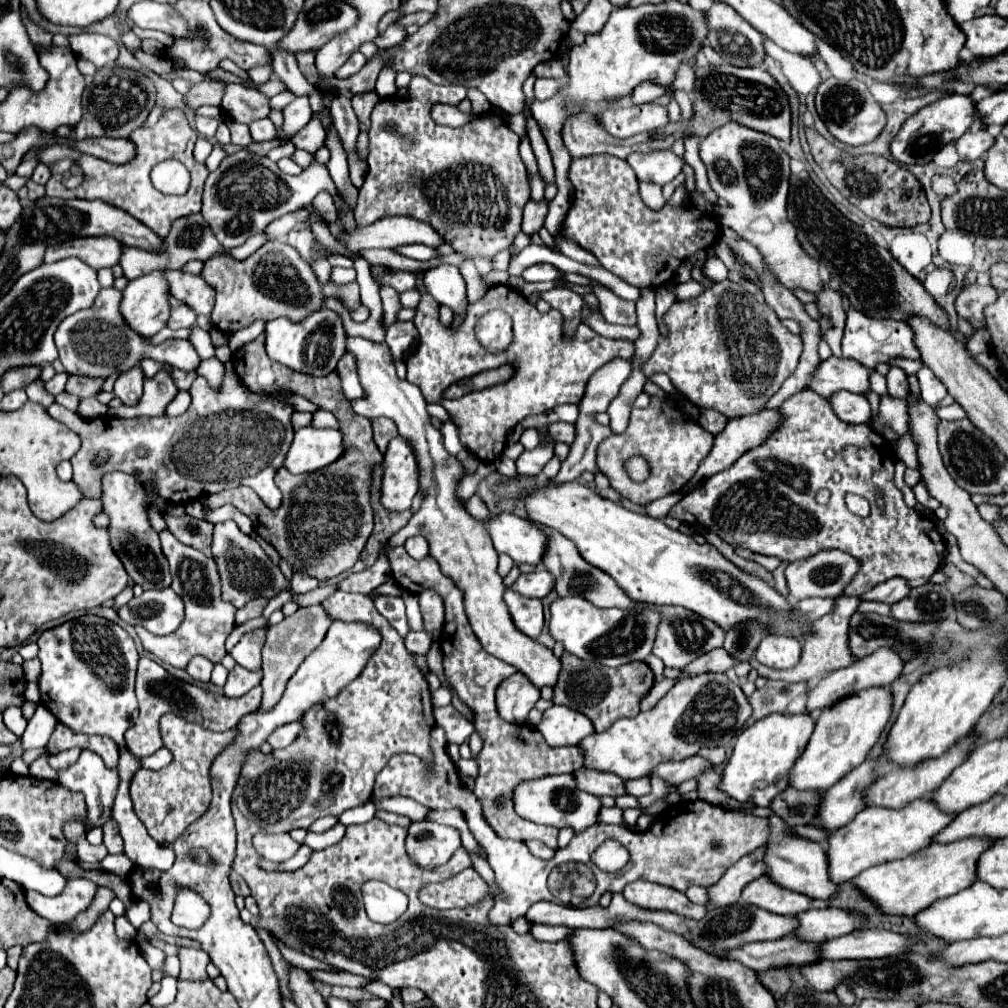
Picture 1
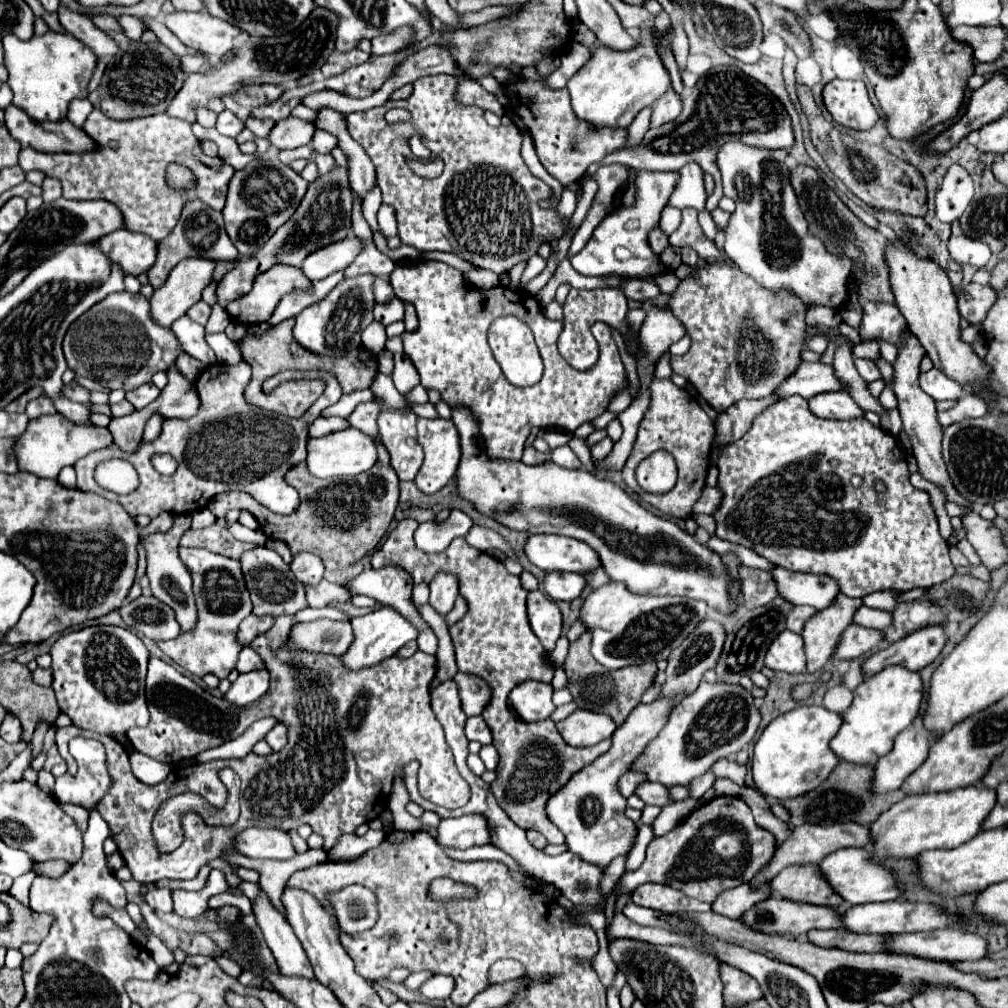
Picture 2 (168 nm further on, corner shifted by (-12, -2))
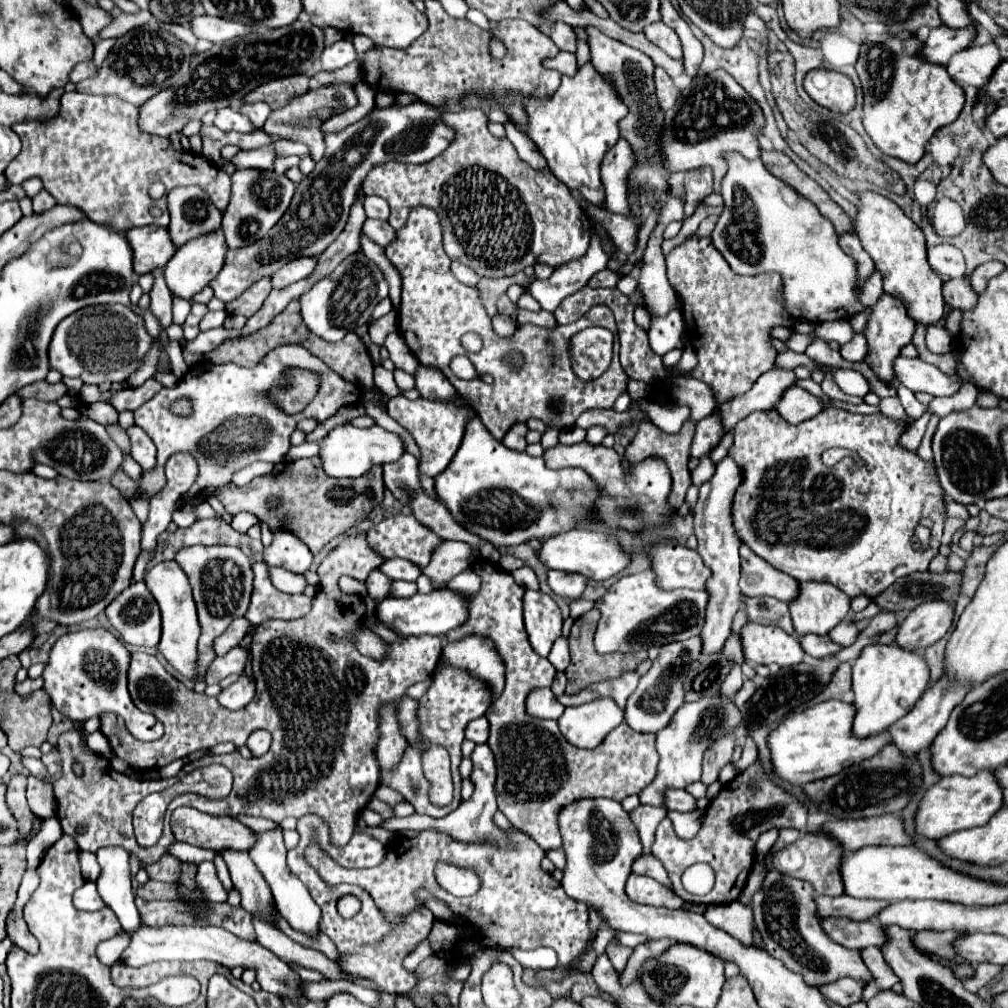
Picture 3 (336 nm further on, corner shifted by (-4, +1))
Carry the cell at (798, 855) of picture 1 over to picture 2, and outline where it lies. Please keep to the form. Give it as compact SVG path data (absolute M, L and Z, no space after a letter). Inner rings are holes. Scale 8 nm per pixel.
M864 848L836 850L818 864L818 870L822 878L832 886L832 890L838 892L851 905L886 902L900 896L900 888L896 886L890 870L886 870L884 866L876 868L876 864L868 864L868 860L864 860Z

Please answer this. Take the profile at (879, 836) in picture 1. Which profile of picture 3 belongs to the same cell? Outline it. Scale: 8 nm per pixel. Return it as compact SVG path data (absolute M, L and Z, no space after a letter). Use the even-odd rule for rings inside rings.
M982 771L972 777L950 775L942 777L934 787L930 787L920 801L916 813L916 829L920 835L930 839L942 839L950 833L984 825L1002 807L1002 787L994 771Z

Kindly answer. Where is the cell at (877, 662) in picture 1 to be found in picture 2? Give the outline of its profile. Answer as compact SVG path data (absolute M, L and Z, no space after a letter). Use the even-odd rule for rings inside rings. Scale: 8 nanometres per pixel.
M928 626L912 632L904 640L890 644L888 648L868 656L862 662L862 674L866 678L882 672L886 666L900 664L910 672L920 672L924 666L934 662L944 648L944 630L942 626Z

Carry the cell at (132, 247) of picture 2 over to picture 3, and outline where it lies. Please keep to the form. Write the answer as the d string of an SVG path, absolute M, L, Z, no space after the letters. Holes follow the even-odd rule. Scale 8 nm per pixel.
M134 227L126 231L126 237L134 251L134 269L140 275L164 267L176 253L176 245L172 243L166 227Z

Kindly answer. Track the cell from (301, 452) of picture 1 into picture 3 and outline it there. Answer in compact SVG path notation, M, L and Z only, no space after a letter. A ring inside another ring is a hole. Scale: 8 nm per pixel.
M350 423L334 427L322 441L320 441L320 459L324 465L324 471L332 477L360 477L366 473L372 465L384 465L394 463L406 453L406 445L402 437L396 433L390 433L378 425L368 429L358 429Z

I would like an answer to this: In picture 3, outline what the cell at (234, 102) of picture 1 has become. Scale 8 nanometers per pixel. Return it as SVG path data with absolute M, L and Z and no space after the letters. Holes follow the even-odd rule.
M350 85L320 87L316 91L308 91L306 95L294 97L286 107L282 107L278 111L272 111L272 115L268 117L268 121L264 123L262 129L266 133L276 133L276 135L292 139L296 143L308 145L310 151L312 151L312 159L320 161L320 157L326 151L326 145L324 145L324 135L320 131L320 121L324 121L324 119L318 119L318 111L320 113L330 113L330 109L332 109L334 113L340 113L340 111L348 111L348 109L352 109L356 105L358 105L358 99L354 97L354 87L350 87Z

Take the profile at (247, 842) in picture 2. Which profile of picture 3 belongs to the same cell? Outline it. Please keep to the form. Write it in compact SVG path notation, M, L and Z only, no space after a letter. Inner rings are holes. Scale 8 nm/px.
M178 807L172 811L170 827L176 841L184 841L202 849L240 849L252 847L254 831L232 817L208 815L192 807Z

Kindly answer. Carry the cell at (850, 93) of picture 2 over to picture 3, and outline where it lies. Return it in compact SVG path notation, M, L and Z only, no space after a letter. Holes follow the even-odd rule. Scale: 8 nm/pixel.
M812 69L804 77L804 91L818 105L838 113L852 111L856 103L856 89L850 77L830 69Z

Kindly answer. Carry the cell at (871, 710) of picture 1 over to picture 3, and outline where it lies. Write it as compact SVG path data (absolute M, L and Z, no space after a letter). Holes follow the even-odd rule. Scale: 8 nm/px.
M874 643L864 647L860 657L852 665L852 691L854 705L858 709L854 719L856 737L876 735L888 729L900 717L904 717L912 709L912 705L920 699L920 695L926 691L928 679L930 669L920 653L904 649L896 643L890 645Z

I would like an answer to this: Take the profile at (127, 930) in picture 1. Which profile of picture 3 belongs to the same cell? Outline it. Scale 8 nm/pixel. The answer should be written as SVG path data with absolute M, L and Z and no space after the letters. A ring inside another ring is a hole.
M90 881L74 893L74 903L84 911L96 911L104 907L104 901L100 901L100 895L96 893L96 883Z

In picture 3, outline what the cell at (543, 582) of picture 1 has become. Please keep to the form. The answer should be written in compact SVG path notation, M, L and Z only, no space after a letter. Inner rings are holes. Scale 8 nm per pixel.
M548 571L550 589L566 599L578 599L586 589L588 577L580 573L564 573L564 571Z

